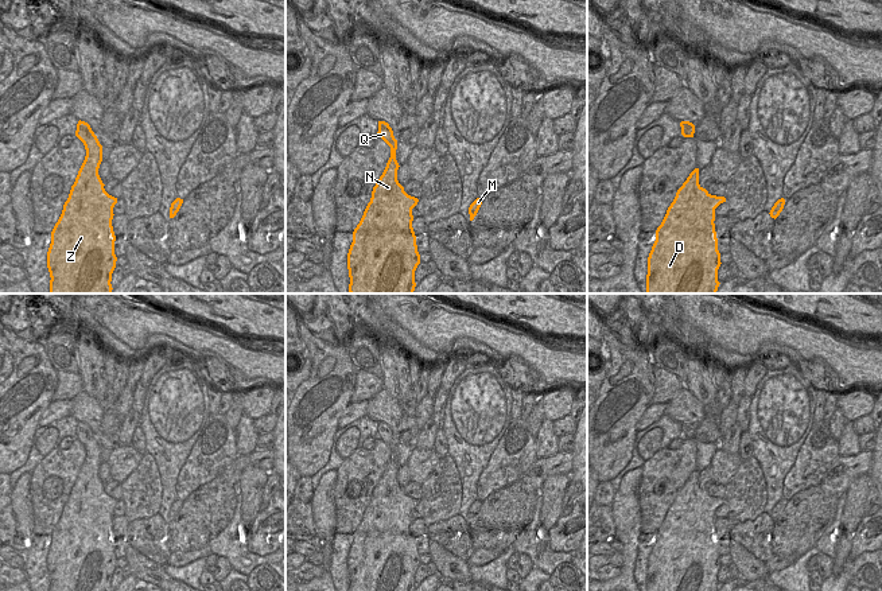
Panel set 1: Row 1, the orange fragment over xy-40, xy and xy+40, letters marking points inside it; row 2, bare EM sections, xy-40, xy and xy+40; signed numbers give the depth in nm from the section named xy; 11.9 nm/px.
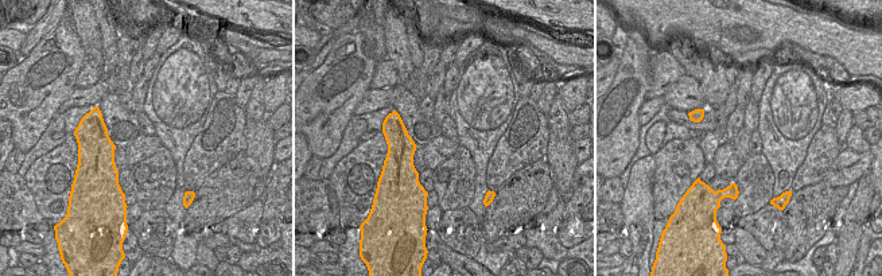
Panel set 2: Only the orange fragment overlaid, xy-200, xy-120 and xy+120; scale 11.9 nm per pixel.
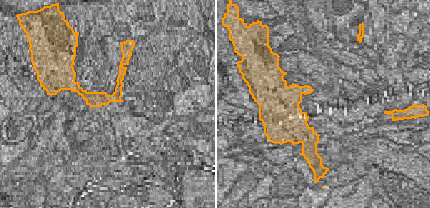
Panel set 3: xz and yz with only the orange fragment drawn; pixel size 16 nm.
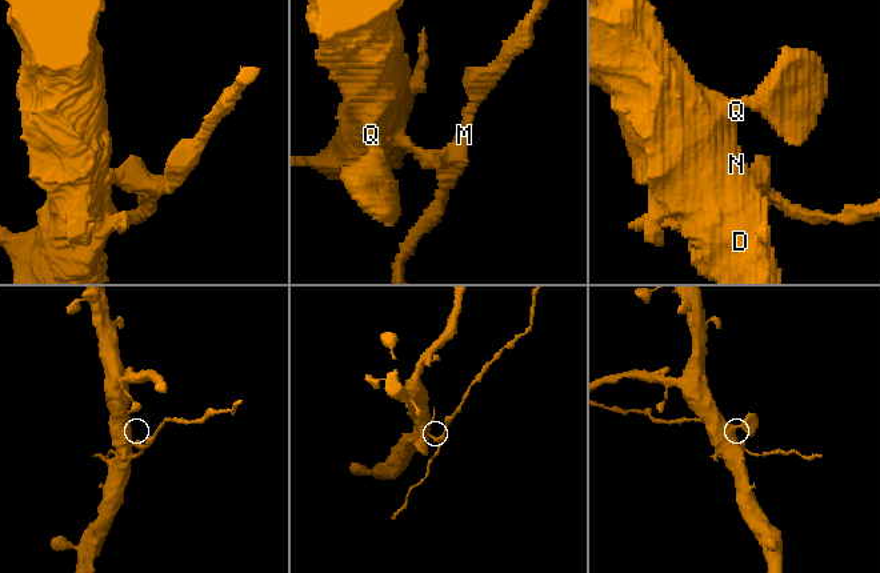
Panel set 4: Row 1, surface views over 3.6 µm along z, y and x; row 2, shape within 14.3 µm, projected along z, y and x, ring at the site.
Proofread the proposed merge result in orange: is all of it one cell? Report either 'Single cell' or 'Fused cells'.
Fused cells.

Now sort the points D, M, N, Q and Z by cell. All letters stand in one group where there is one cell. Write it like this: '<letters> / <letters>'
D N Q Z / M

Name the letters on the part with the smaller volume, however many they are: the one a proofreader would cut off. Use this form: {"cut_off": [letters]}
{"cut_off": ["M"]}

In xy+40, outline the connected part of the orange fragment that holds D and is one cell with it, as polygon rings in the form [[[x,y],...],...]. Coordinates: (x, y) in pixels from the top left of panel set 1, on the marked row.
[[[695,168],[667,210],[656,230],[656,241],[648,257],[646,293],[716,293],[720,253],[715,232],[715,205],[710,193],[699,184]]]

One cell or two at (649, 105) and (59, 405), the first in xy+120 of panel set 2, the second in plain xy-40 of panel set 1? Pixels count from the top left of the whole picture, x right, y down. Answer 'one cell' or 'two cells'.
one cell

